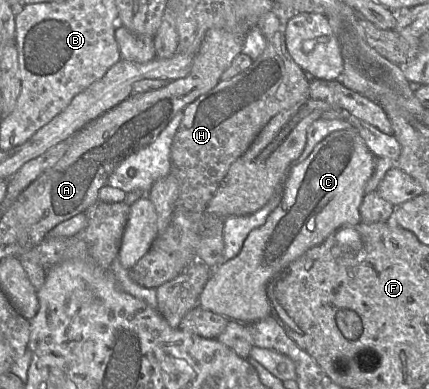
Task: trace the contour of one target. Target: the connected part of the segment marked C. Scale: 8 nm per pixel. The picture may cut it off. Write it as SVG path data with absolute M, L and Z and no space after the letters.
M353 127L334 131L322 139L302 162L291 169L278 206L268 215L263 225L248 234L239 254L212 270L200 295L198 307L243 324L251 324L270 316L267 286L271 279L307 250L322 243L336 229L361 222L359 208L375 164L376 157Z

